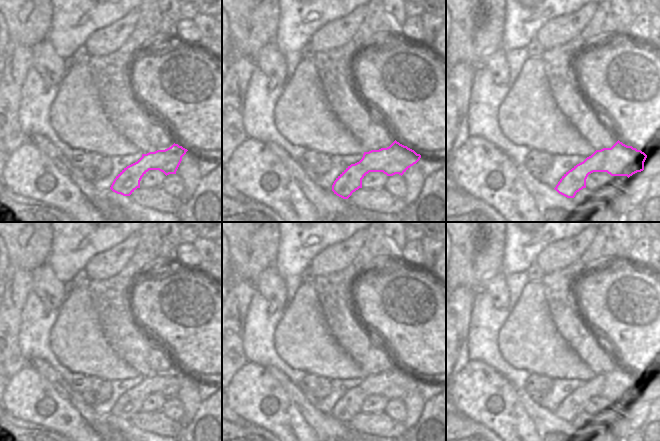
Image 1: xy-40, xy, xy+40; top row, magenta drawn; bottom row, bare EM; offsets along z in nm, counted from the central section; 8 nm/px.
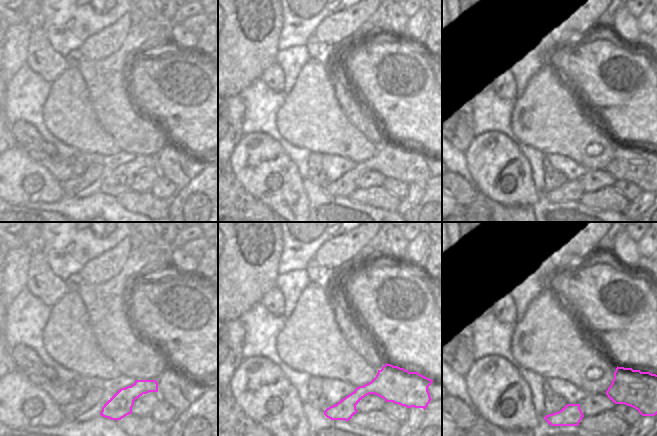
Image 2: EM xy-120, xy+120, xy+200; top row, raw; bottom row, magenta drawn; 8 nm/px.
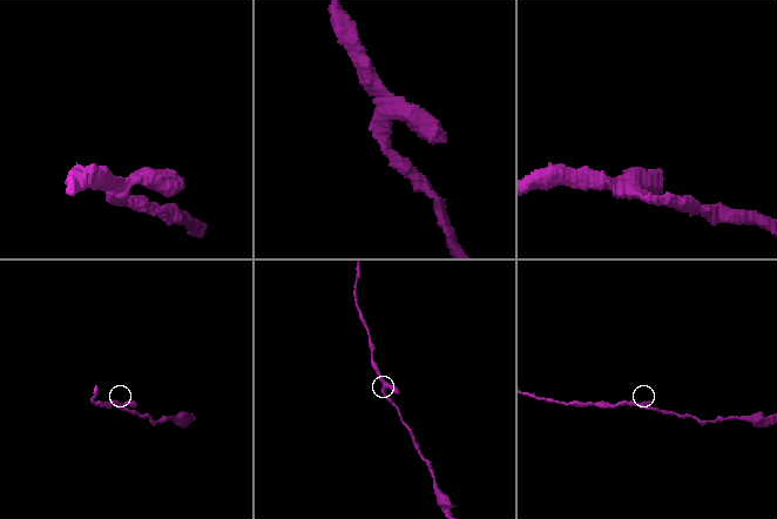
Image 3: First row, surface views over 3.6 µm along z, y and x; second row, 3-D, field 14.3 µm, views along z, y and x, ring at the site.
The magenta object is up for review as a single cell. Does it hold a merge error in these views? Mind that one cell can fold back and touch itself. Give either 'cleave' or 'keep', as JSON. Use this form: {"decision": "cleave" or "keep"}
{"decision": "keep"}

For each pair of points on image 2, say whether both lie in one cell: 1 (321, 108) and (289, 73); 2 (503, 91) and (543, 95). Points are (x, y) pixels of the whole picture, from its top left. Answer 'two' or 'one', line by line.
1: two
2: two

